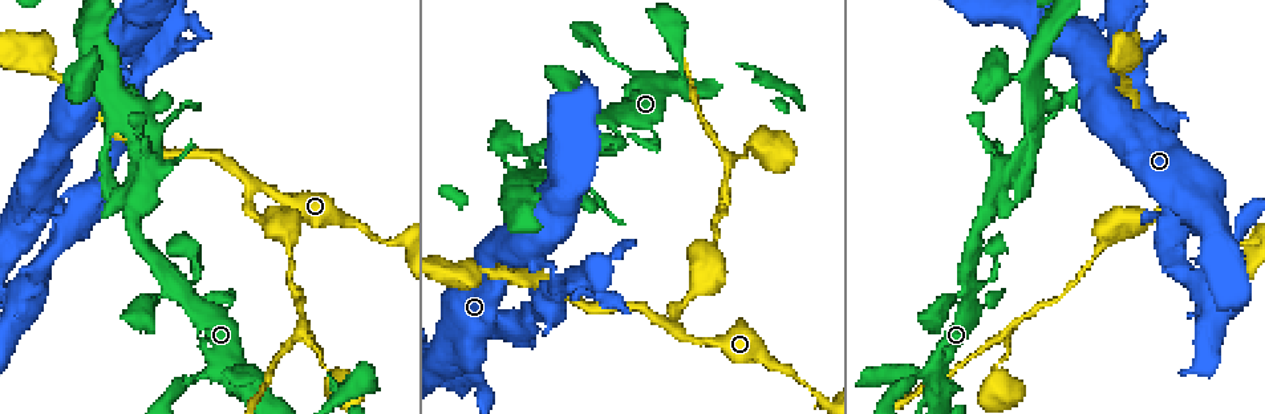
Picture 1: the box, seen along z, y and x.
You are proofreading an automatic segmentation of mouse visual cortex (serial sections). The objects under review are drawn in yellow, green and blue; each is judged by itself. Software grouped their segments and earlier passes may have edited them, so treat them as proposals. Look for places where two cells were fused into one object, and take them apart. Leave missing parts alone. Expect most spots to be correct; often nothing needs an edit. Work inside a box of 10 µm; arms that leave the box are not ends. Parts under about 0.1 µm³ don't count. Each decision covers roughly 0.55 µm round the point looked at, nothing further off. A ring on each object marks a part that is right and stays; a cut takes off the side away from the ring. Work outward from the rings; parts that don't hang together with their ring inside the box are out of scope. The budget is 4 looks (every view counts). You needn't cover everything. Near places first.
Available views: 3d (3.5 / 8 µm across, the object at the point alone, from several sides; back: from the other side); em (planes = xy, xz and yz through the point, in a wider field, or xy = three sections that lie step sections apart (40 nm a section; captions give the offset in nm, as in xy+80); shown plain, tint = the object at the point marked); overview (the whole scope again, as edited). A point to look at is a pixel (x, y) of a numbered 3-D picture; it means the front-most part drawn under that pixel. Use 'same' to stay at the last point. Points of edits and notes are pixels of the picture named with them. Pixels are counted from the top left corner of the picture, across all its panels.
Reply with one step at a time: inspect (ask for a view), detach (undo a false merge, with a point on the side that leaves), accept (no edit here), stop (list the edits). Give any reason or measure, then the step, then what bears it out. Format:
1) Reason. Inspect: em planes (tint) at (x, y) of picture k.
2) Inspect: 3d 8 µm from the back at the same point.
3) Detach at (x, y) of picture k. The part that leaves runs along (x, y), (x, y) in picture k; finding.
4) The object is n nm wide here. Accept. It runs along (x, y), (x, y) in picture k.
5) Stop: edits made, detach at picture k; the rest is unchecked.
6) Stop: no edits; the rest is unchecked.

Branch point. Inspect: 3d 3.5 µm from the back at (256, 184) of picture 1.

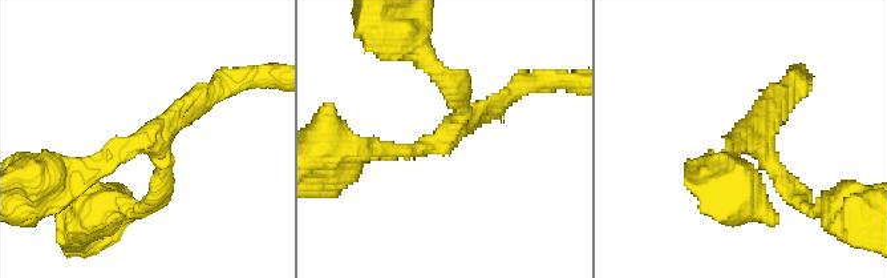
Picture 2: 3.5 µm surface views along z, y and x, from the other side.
3 arms meet here; the arms are 200, 200, 250 nm wide. Inspect: em xy step 1 (tint) at (450, 128) of picture 2.

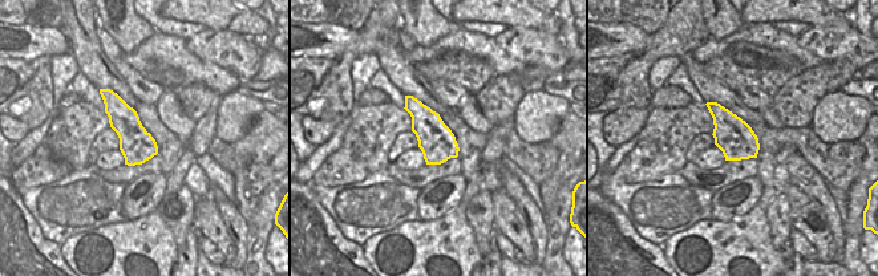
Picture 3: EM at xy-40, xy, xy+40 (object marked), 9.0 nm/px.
The object is 320 nm wide here. Accept. It runs along (732, 177), (753, 141), (804, 206) in picture 2; all the same cell.

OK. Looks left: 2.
Three-way junction. Inspect: em xy step 3 (tint) at (1014, 321) of picture 1.

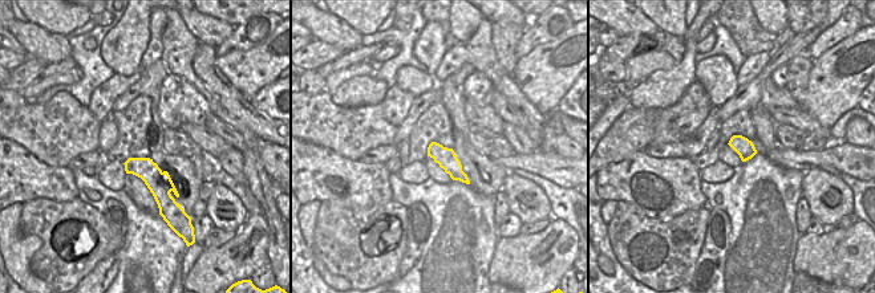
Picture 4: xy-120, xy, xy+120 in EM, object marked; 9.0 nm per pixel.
Inspect: 3d 3.5 µm at the same point.

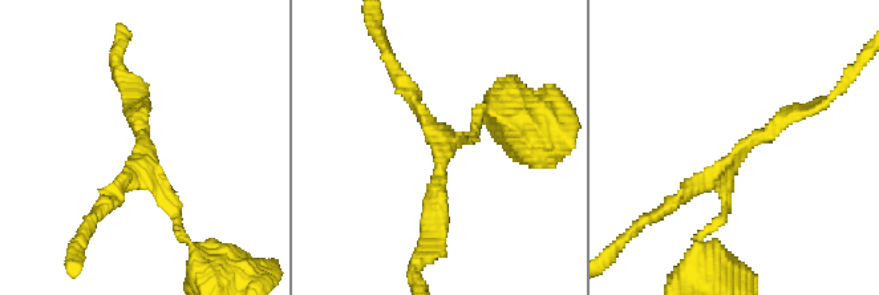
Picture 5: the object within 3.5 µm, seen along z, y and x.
The object is 190 nm wide here. Accept. It runs along (811, 108), (742, 145), (716, 222) in picture 5; continuous, no second cell.

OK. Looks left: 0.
Stop: no edits; the rest is unchecked.

